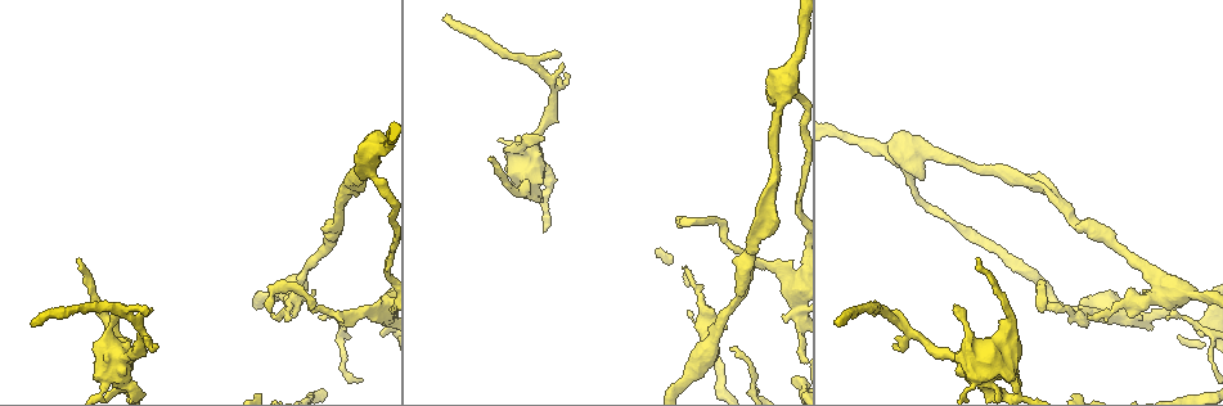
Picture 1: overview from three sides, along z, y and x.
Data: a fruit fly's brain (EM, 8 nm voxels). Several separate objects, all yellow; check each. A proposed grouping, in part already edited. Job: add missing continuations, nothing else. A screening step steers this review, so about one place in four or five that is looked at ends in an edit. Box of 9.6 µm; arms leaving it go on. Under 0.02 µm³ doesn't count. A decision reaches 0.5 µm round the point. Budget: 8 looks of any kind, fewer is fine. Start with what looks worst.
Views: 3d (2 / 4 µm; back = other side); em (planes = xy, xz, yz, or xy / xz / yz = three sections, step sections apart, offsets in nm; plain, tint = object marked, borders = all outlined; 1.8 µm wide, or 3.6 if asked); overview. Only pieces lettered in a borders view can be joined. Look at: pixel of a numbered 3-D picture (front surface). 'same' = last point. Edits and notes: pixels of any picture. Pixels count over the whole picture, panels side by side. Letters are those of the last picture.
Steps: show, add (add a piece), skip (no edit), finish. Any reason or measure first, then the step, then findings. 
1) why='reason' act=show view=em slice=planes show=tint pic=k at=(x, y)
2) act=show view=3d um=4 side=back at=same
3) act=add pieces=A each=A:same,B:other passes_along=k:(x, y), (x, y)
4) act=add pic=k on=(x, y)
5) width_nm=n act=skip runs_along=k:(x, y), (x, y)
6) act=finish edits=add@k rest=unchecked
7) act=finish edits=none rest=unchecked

why='thin end' act=show view=em um=3.6 slice=xz step=8 show=borders pic=1 at=(960, 309)

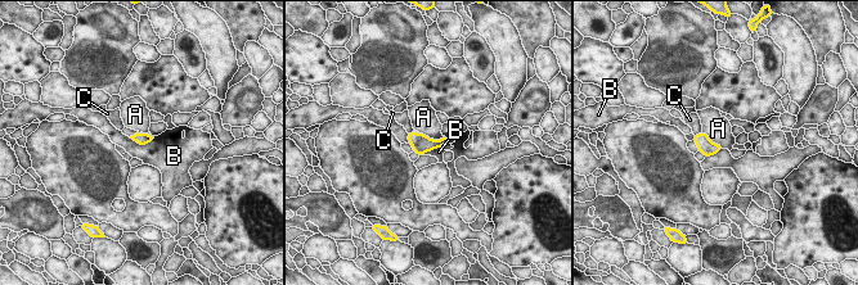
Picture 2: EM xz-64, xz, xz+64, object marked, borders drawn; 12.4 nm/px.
why='another direction' act=show view=em um=3.6 slice=planes show=borders at=same

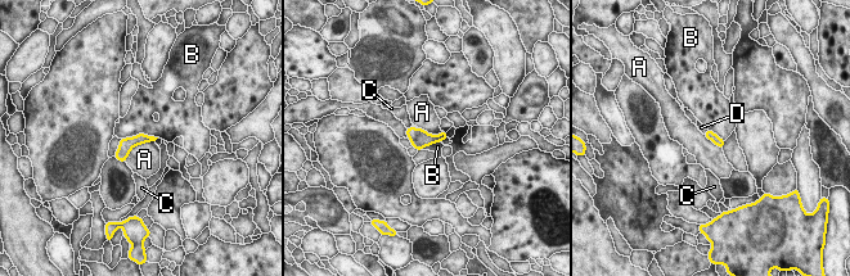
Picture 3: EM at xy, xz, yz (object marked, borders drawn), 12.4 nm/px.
width_nm=120 act=add pieces=D each=A:other,B:other,C:other,D:same passes_along=3:(710, 135), (706, 132), (701, 127) found='it goes on there'

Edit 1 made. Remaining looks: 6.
why='redraw' act=show view=overview

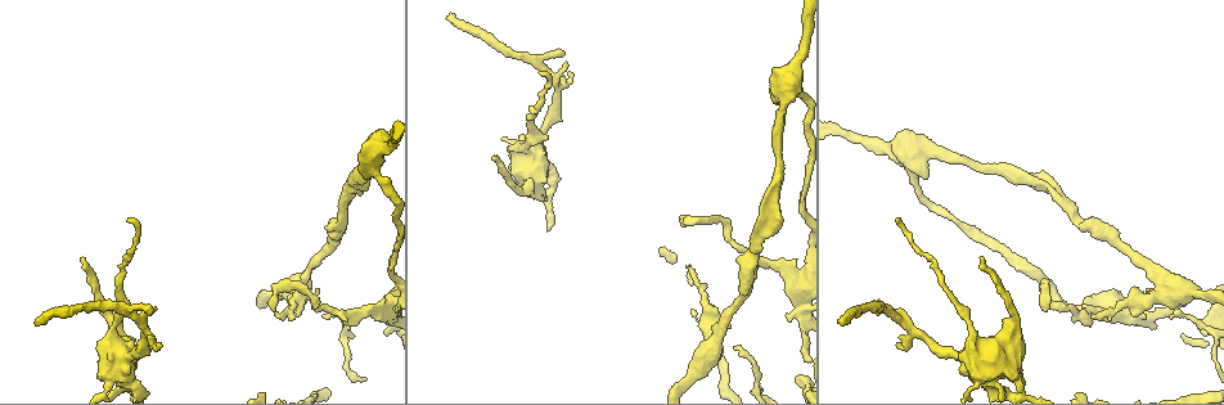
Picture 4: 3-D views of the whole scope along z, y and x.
why='branch stops here' act=show view=3d um=4 pic=4 at=(280, 317)

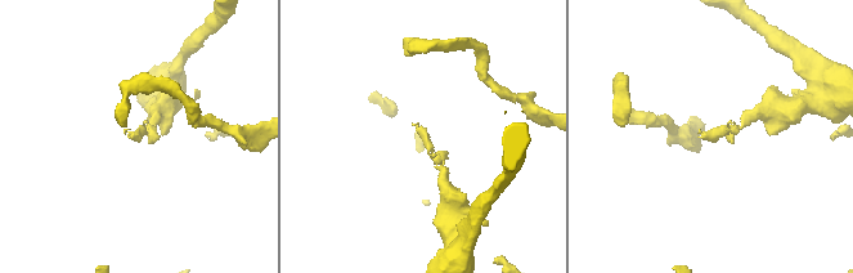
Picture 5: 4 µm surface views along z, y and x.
why='need the tissue' act=show view=em slice=xy step=4 show=borders pic=5 at=(698, 137)

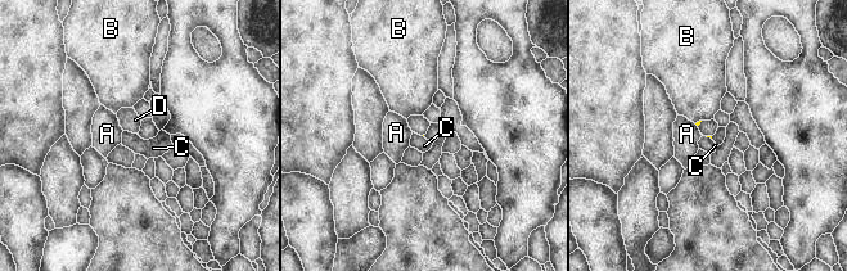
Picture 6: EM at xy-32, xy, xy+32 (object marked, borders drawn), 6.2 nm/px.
act=show view=em slice=planes show=borders at=same

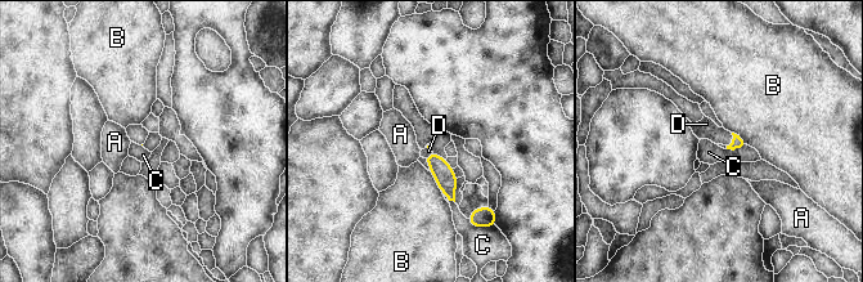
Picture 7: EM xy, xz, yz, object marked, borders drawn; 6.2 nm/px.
act=add pieces=D each=A:other,B:other,C:other,D:same found='the neuron continues'

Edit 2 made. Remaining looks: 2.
act=finish edits=add@3,add@7 rest=unchecked

